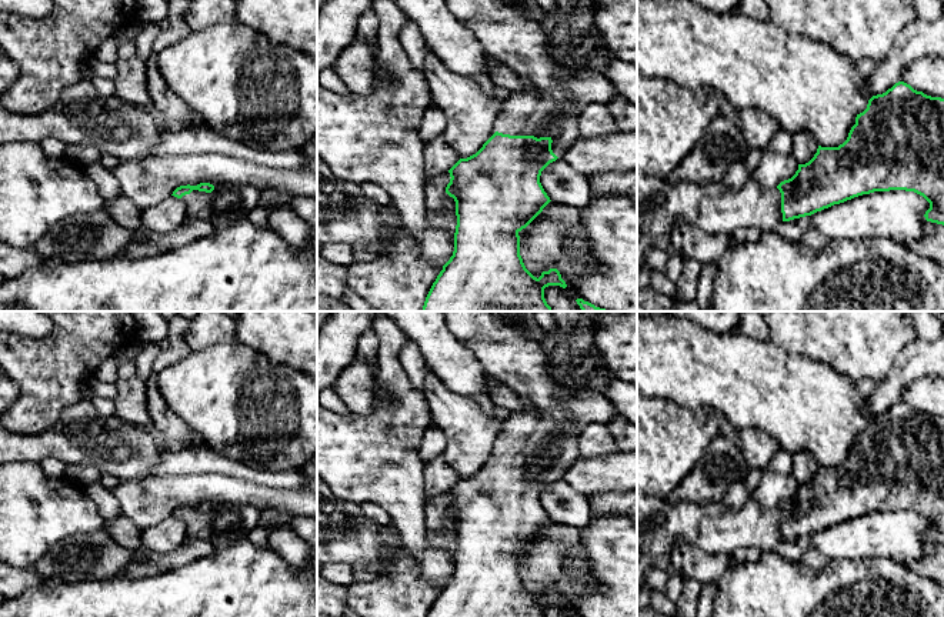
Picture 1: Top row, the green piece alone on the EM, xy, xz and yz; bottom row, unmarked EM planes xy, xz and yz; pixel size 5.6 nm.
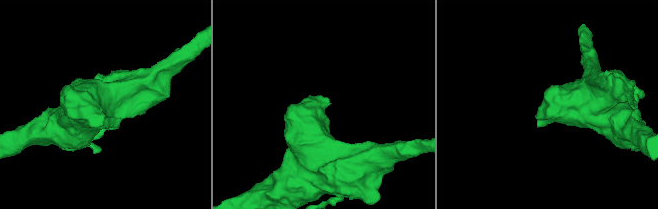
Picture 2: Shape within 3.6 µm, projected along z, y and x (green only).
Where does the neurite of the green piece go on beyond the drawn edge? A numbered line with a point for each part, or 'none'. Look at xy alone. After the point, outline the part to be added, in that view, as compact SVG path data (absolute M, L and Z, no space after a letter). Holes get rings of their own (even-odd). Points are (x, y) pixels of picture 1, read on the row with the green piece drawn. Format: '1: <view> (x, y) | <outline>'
1: xy (224, 206) | M253 186L214 189L211 193L193 190L181 197L187 216L201 219L216 229L233 224L260 204L260 191Z

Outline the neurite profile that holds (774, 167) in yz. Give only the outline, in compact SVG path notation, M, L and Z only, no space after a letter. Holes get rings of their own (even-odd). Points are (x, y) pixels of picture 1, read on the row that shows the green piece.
M765 150L751 179L763 187L777 187L795 174L798 164L793 154Z

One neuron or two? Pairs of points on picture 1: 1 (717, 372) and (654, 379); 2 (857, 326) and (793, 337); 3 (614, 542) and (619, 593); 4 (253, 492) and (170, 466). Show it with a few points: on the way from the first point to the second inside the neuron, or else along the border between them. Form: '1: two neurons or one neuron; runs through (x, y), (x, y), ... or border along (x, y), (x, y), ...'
1: one neuron; runs through (701, 372), (670, 372)
2: one neuron; runs through (841, 326), (809, 326)
3: one neuron; runs through (619, 554), (619, 580)
4: two neurons; border along (163, 474), (223, 473), (230, 477)

